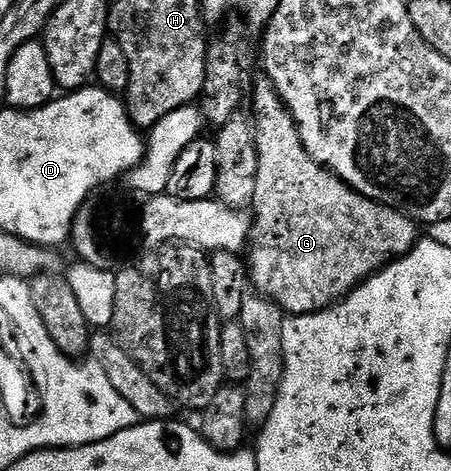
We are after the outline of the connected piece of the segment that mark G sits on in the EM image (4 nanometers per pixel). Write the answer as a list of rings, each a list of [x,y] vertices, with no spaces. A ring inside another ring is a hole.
[[[257,81],[250,94],[251,102],[258,148],[258,184],[250,207],[250,249],[246,254],[250,282],[265,298],[278,303],[285,315],[317,314],[348,297],[371,274],[410,253],[418,241],[418,226],[405,214],[351,190],[336,174],[316,163],[306,152],[296,121],[284,109],[271,82]]]

